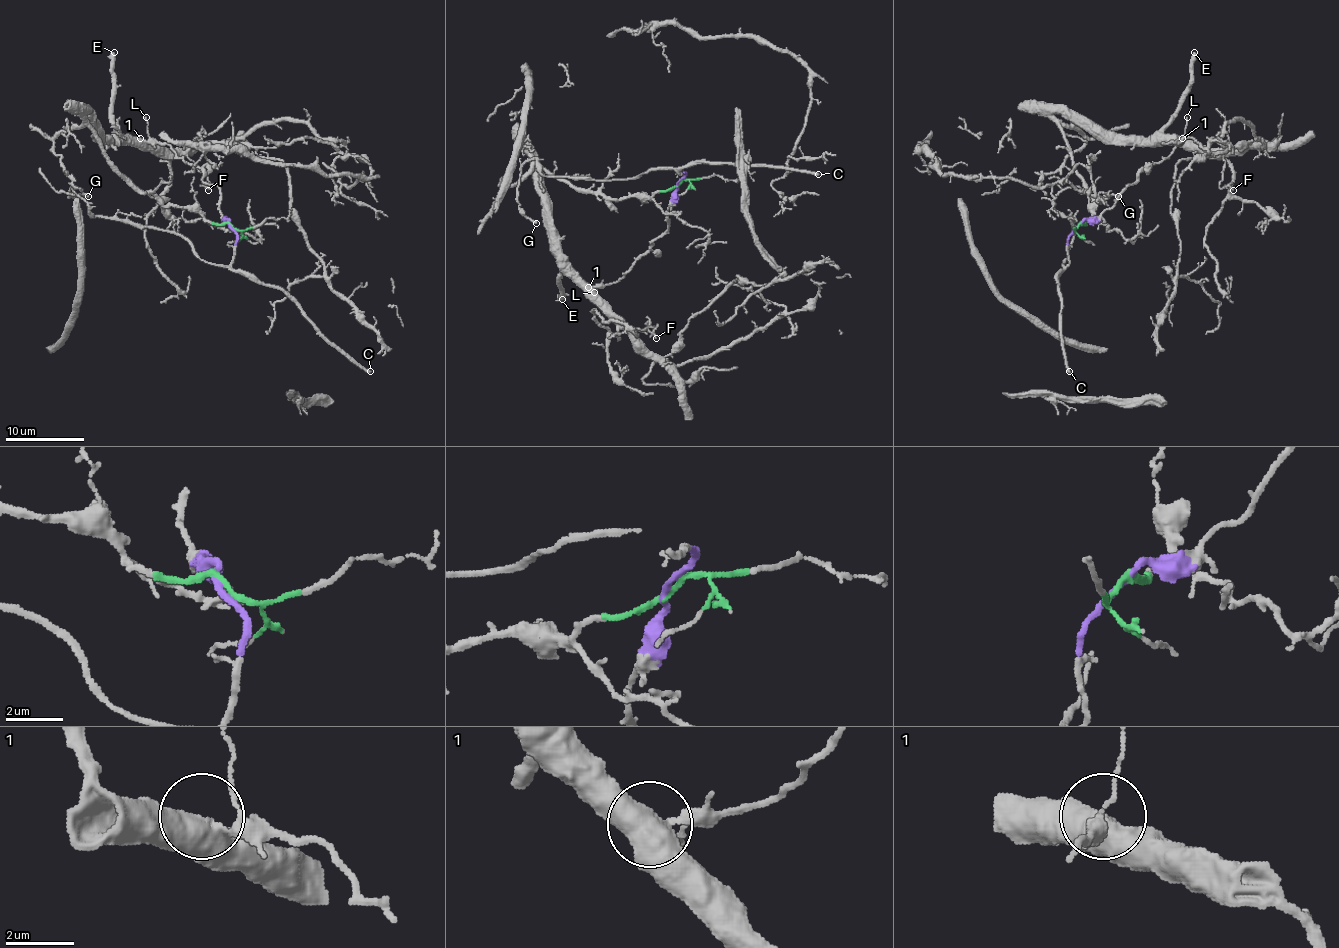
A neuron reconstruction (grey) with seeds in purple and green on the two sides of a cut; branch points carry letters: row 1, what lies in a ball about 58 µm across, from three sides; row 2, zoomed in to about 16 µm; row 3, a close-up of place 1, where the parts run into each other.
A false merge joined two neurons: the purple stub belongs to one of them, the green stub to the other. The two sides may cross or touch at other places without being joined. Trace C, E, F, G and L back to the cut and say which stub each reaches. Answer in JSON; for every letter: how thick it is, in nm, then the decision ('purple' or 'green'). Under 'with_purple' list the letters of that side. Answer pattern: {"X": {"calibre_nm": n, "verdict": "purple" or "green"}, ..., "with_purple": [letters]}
{"C": {"calibre_nm": 260, "verdict": "purple"}, "E": {"calibre_nm": 440, "verdict": "green"}, "F": {"calibre_nm": 70, "verdict": "green"}, "G": {"calibre_nm": 160, "verdict": "purple"}, "L": {"calibre_nm": 110, "verdict": "purple"}, "with_purple": ["C", "G", "L"]}

